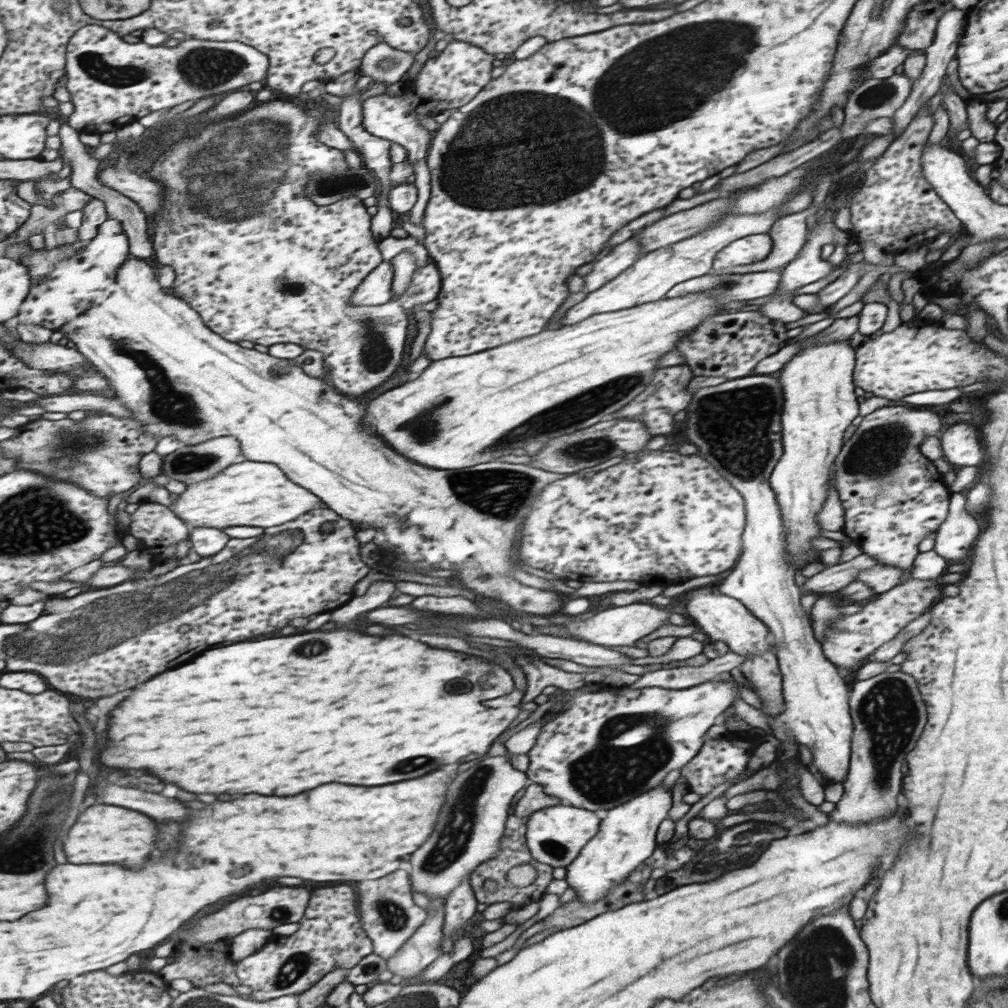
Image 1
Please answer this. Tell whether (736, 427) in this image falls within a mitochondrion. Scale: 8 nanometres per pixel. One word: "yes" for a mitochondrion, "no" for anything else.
yes

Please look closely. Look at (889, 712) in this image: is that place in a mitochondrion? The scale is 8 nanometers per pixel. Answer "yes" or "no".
yes

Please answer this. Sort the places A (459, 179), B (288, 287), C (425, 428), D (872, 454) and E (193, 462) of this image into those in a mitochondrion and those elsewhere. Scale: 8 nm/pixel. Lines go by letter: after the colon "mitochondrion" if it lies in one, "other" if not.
A: mitochondrion
B: mitochondrion
C: mitochondrion
D: mitochondrion
E: mitochondrion

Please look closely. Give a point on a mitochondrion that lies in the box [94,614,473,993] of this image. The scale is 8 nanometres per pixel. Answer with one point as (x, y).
(297, 965)

